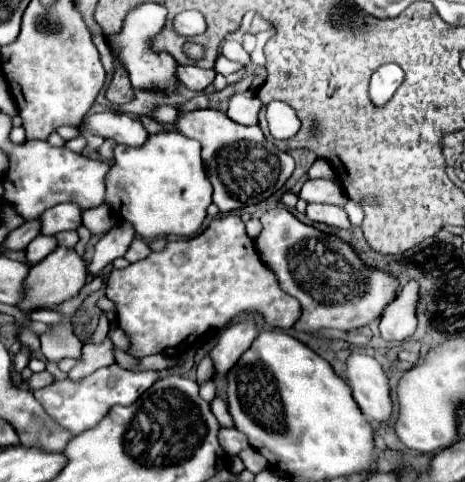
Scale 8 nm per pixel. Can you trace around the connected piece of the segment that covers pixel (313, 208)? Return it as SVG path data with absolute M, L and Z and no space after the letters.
M307 204L307 218L313 222L323 222L337 228L349 228L351 222L341 206L329 204Z

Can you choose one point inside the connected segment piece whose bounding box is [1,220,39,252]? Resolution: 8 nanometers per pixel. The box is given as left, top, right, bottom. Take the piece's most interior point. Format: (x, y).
(17, 239)

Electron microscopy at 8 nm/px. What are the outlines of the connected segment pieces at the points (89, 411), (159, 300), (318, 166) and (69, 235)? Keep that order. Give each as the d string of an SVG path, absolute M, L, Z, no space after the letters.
M111 364L111 366L95 370L93 374L85 376L81 380L65 378L55 384L49 384L43 390L33 392L33 396L43 404L43 408L47 408L49 416L53 416L63 428L69 428L69 432L75 432L75 436L77 436L77 434L97 426L113 406L117 406L117 404L131 406L155 380L157 380L157 372L153 372L153 370L127 372L127 370L119 368L117 364Z
M237 214L217 216L211 226L193 238L169 240L163 252L151 252L147 258L129 264L123 270L113 270L107 280L107 298L117 306L117 324L131 338L131 356L143 358L149 354L165 354L177 358L191 350L201 336L213 328L225 328L243 312L259 312L267 326L287 330L301 316L301 304L285 294L273 272L269 272L255 248L255 242L245 234L245 222Z
M317 160L311 168L309 168L309 178L331 178L331 180L335 181L333 170L331 170L331 166L325 162L325 160Z
M67 230L67 232L61 232L61 234L57 234L55 238L57 238L59 246L63 246L63 248L75 248L75 244L79 242L79 234L77 234L75 230Z

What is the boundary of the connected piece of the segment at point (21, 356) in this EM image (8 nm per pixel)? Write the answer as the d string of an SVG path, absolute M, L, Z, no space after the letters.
M21 346L21 350L19 350L19 352L15 354L15 358L13 358L13 364L15 364L17 372L21 372L21 370L27 366L29 356L31 356L31 348L29 348L29 346Z

